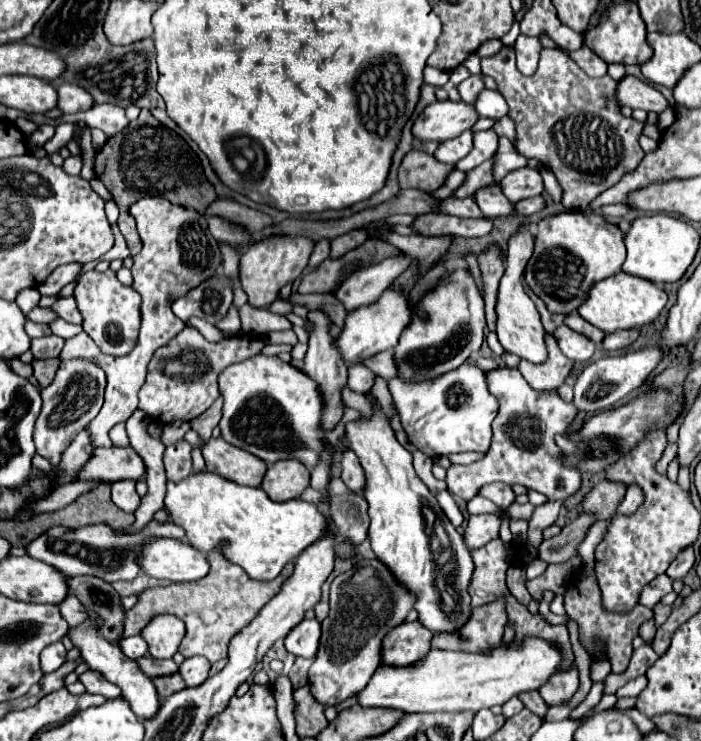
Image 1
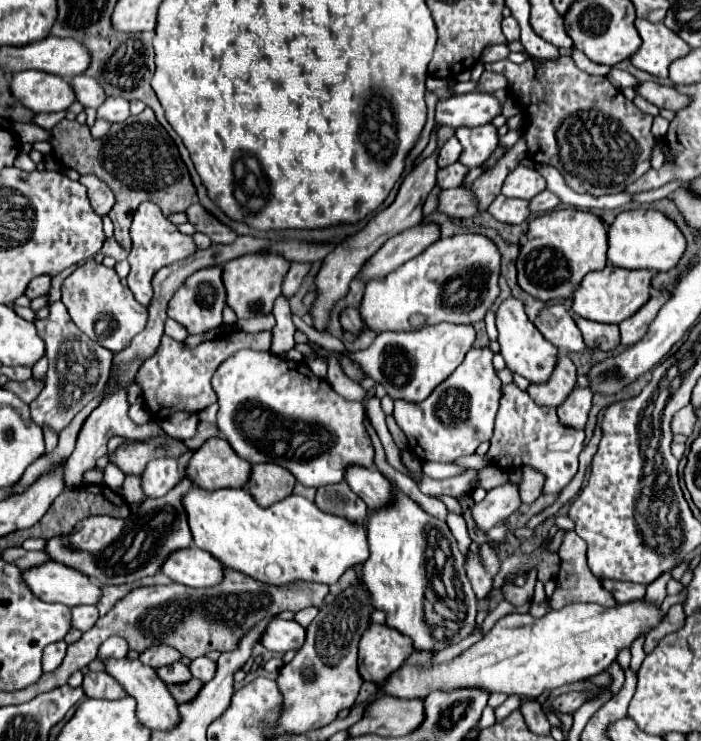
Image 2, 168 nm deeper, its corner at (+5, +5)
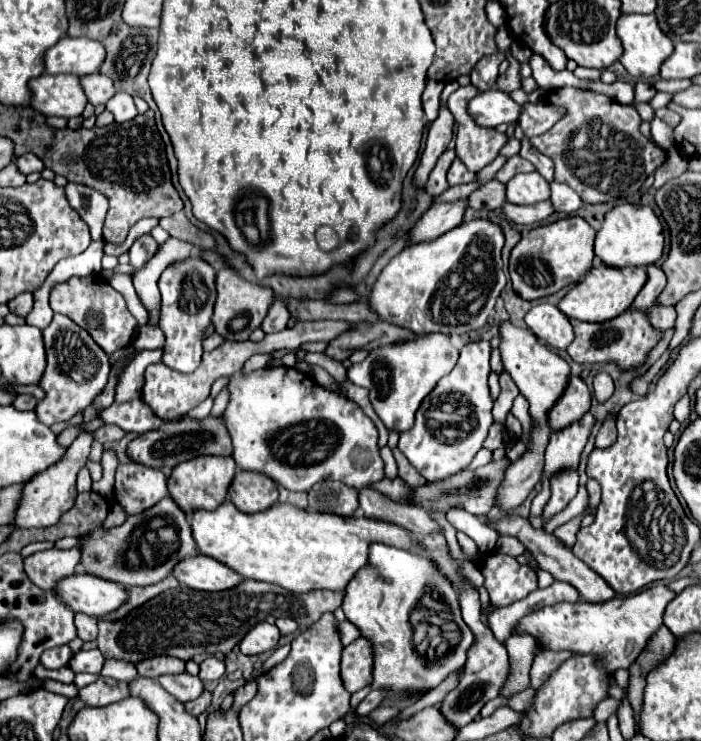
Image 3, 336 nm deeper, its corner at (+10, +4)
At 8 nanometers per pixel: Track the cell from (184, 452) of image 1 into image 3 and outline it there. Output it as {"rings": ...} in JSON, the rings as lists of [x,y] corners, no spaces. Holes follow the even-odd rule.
{"rings":[[[137,462],[119,464],[117,466],[117,474],[115,474],[115,502],[121,504],[121,508],[125,508],[127,516],[137,514],[137,512],[145,512],[145,508],[151,508],[153,504],[157,504],[165,496],[167,496],[167,480],[165,480],[161,470],[149,468],[149,466],[137,464]]]}

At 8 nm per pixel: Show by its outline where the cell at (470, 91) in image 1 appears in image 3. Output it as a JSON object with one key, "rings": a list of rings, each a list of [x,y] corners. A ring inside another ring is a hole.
{"rings":[[[509,54],[509,68],[503,76],[499,76],[499,88],[503,92],[513,92],[521,88],[521,64]]]}

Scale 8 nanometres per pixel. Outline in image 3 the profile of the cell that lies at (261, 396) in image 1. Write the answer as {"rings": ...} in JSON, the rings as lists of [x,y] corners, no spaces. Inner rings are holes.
{"rings":[[[273,368],[273,370],[255,370],[251,374],[243,374],[243,372],[237,372],[231,376],[231,382],[229,382],[229,390],[231,390],[231,400],[229,400],[229,406],[225,410],[225,424],[227,424],[227,430],[233,438],[233,460],[237,462],[237,466],[241,470],[249,470],[249,472],[261,472],[265,476],[269,476],[271,480],[275,480],[279,486],[291,490],[291,492],[309,492],[313,484],[321,482],[321,480],[337,480],[337,482],[343,482],[347,486],[355,486],[355,488],[365,488],[365,486],[371,486],[379,480],[385,478],[383,474],[383,460],[379,456],[379,446],[377,446],[377,428],[373,424],[373,420],[369,416],[365,416],[365,412],[351,400],[347,400],[345,396],[339,396],[335,392],[329,392],[325,390],[323,386],[319,386],[311,376],[295,370],[295,368]]]}

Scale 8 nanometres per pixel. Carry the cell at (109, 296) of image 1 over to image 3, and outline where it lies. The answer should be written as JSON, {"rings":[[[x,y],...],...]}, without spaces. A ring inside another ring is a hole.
{"rings":[[[85,276],[85,278],[69,278],[67,282],[55,284],[51,288],[51,308],[53,312],[69,316],[75,324],[91,334],[91,338],[107,352],[113,354],[119,348],[125,348],[131,342],[131,336],[137,328],[135,318],[127,310],[123,296],[113,290],[101,276]]]}

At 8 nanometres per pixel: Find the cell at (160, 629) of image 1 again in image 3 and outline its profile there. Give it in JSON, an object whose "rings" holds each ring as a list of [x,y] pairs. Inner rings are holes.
{"rings":[[[157,656],[157,658],[147,658],[141,660],[137,664],[139,676],[143,678],[159,678],[159,676],[175,676],[185,672],[185,662],[179,658],[171,658],[171,656]]]}

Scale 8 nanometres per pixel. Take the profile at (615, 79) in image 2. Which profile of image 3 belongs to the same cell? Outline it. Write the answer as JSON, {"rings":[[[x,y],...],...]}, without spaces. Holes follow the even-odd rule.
{"rings":[[[645,82],[635,84],[635,100],[637,102],[649,102],[653,96],[655,96],[655,88],[651,84],[645,84]]]}

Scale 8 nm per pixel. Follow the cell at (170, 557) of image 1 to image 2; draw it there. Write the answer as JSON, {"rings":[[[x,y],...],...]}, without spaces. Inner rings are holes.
{"rings":[[[188,547],[184,551],[170,553],[160,571],[174,583],[188,587],[212,587],[222,579],[224,565],[218,563],[218,559],[214,559],[210,553],[198,547]]]}

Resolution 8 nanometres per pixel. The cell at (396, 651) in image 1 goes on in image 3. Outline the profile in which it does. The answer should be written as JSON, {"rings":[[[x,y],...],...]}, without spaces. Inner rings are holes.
{"rings":[[[357,638],[353,644],[343,648],[341,658],[341,680],[349,694],[365,688],[371,684],[373,672],[373,650],[369,640]]]}

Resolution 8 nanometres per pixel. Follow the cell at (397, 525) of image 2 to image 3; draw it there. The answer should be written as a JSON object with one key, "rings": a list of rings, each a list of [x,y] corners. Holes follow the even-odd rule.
{"rings":[[[371,544],[369,566],[359,570],[357,576],[349,582],[345,590],[343,612],[345,618],[353,626],[357,626],[359,634],[367,638],[373,646],[373,658],[375,658],[373,684],[371,684],[373,690],[385,688],[389,692],[399,692],[403,696],[427,692],[439,686],[439,682],[443,682],[449,672],[465,664],[465,654],[473,642],[471,630],[461,620],[457,592],[441,576],[441,572],[437,572],[437,568],[429,560],[403,552],[399,548],[389,548],[385,544]],[[427,590],[439,594],[439,598],[449,607],[451,619],[458,625],[461,633],[461,641],[445,654],[445,658],[433,662],[421,660],[421,656],[413,648],[413,626],[409,622],[411,610],[417,606],[419,598]]]}

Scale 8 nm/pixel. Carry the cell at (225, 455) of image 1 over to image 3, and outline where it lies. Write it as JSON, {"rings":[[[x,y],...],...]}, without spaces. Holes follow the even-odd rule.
{"rings":[[[199,456],[189,462],[183,462],[173,468],[171,478],[167,480],[169,496],[177,500],[177,506],[185,514],[193,514],[195,510],[215,510],[219,504],[223,504],[227,496],[227,488],[235,476],[235,460],[233,458],[221,458],[221,456]]]}

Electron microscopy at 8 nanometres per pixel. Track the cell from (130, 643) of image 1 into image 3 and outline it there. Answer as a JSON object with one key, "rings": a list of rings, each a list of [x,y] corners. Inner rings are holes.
{"rings":[[[81,650],[81,652],[77,652],[77,654],[71,658],[69,668],[71,668],[75,674],[79,674],[79,672],[99,674],[101,668],[103,668],[103,662],[105,662],[105,658],[103,658],[103,654],[101,654],[99,650],[89,650],[89,652]]]}

